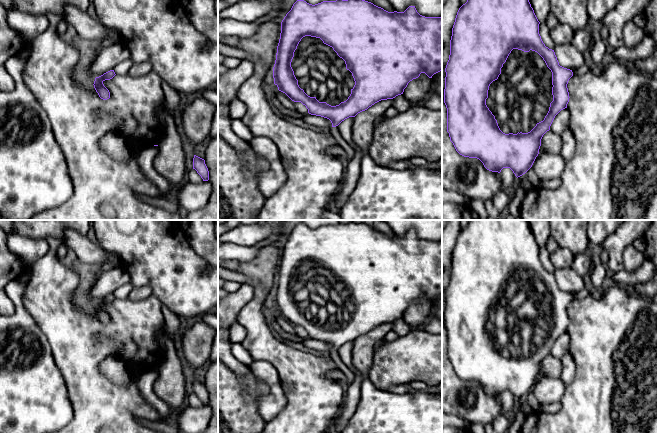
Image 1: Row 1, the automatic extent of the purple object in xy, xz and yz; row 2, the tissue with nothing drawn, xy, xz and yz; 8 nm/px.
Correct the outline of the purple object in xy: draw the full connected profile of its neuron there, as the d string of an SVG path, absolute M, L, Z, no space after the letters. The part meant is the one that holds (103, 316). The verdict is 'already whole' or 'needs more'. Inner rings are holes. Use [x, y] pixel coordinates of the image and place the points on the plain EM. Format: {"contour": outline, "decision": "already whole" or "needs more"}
{"contour": "M110 294L103 299L96 301L94 305L94 312L96 316L98 317L99 321L103 324L107 324L110 322L110 316L109 314L104 310L103 306L105 304L110 304L115 300L114 294Z", "decision": "already whole"}

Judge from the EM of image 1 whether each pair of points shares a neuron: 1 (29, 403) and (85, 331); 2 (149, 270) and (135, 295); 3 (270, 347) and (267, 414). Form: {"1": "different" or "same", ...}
{"1": "different", "2": "different", "3": "different"}

